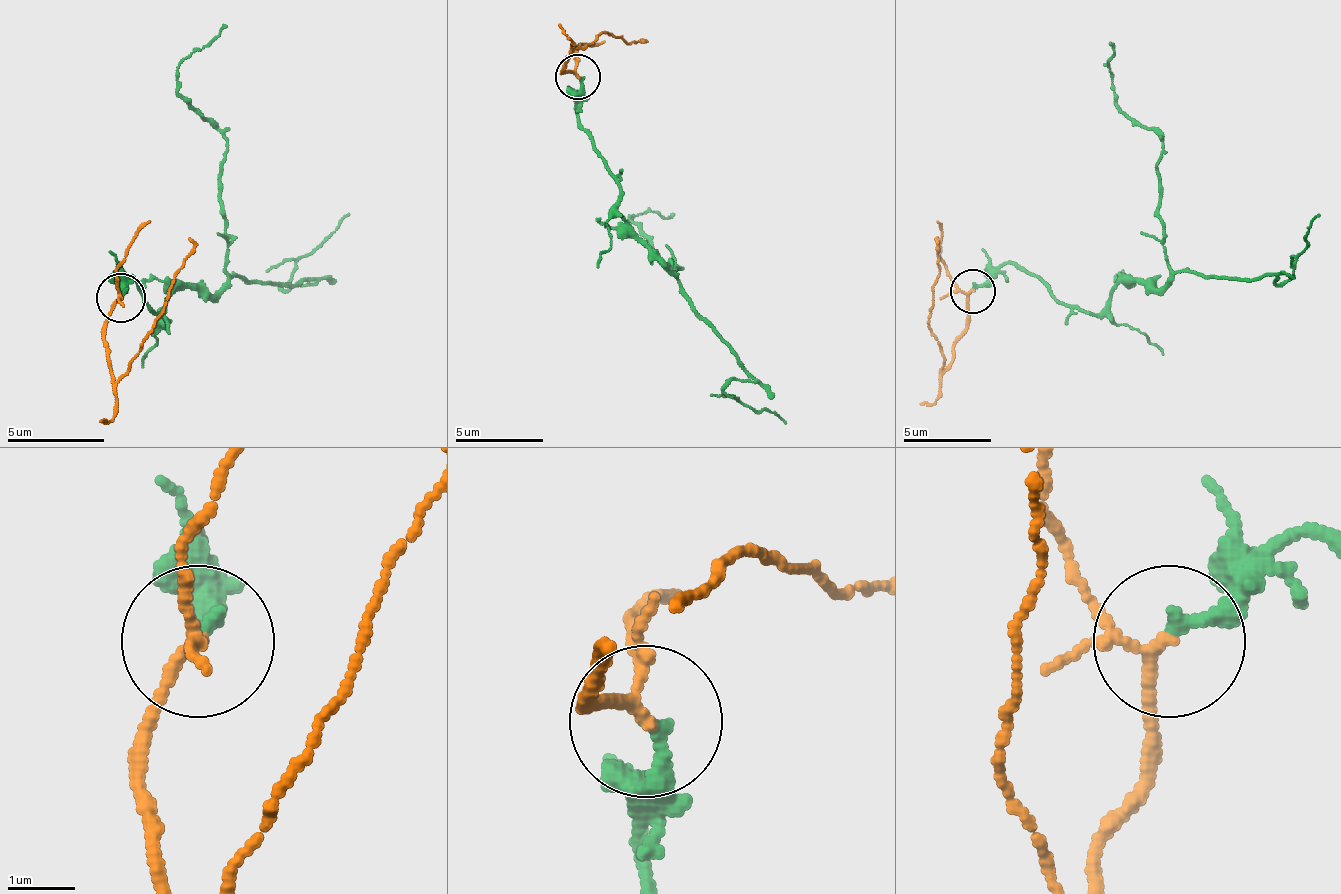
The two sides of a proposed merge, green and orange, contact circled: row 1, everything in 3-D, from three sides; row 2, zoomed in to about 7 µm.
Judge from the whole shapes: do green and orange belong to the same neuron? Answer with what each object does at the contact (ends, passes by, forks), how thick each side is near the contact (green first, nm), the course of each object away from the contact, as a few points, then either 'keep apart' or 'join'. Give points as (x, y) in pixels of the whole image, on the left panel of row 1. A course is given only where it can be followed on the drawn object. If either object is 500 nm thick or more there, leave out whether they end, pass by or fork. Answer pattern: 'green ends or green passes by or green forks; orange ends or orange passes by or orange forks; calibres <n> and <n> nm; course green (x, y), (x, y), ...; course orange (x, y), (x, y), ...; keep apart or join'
green ends; orange forks; calibres 200 and 120 nm; course green (122, 294), (122, 270), (165, 323), (175, 289), (224, 284), (228, 139), (180, 90), (180, 66), (224, 22); course orange (122, 299), (107, 318), (102, 347), (117, 376), (146, 337), (194, 245), (190, 236); join

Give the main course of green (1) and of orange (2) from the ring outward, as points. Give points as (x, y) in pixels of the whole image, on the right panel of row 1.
1: (974, 288), (1022, 265), (1058, 301), (1097, 314), (1120, 283), (1168, 279), (1164, 146), (1115, 102), (1111, 40)
2: (974, 292), (965, 310), (965, 336), (943, 363), (929, 327), (938, 235)

